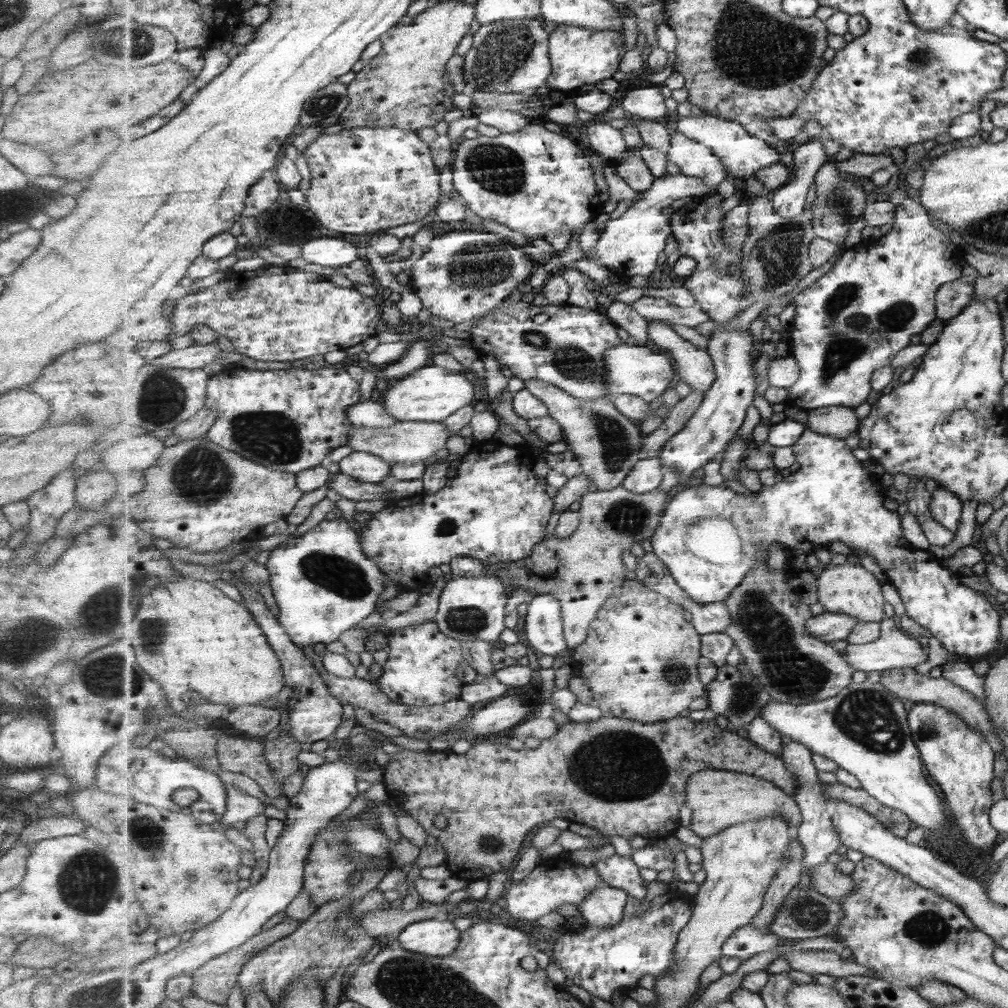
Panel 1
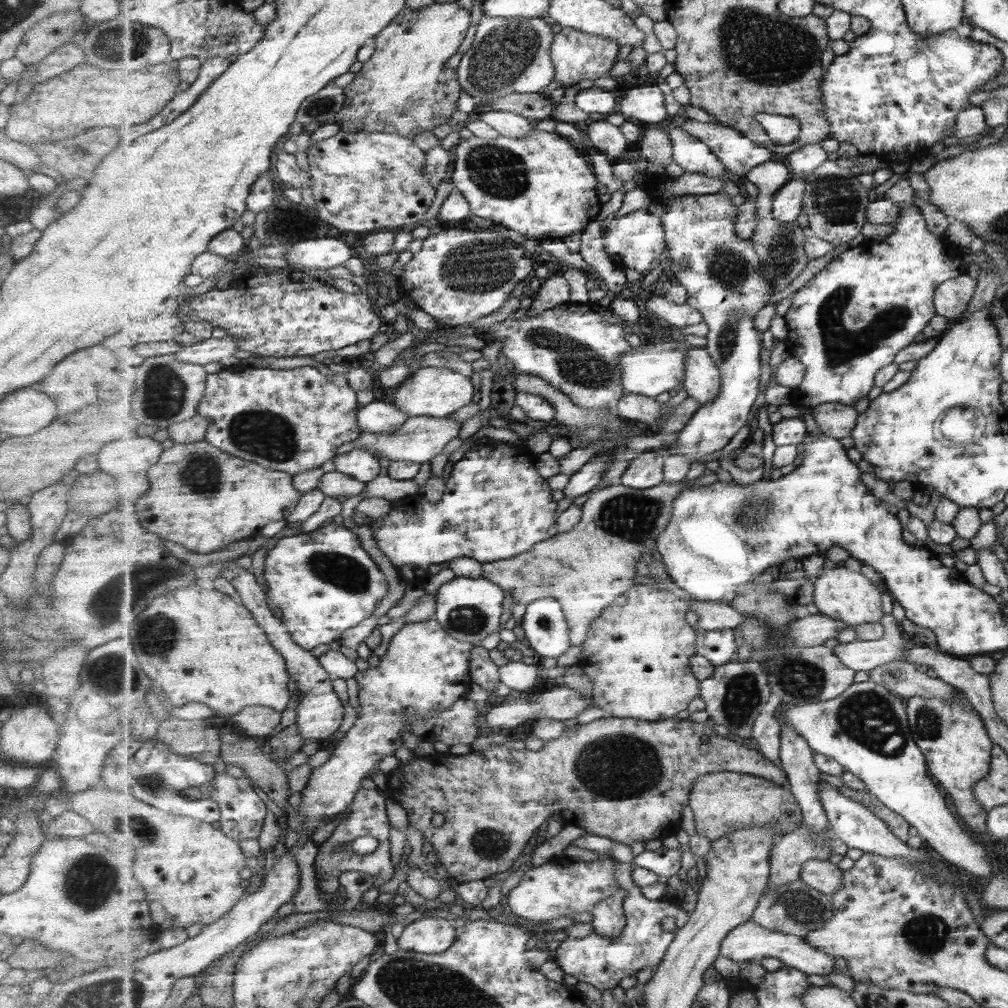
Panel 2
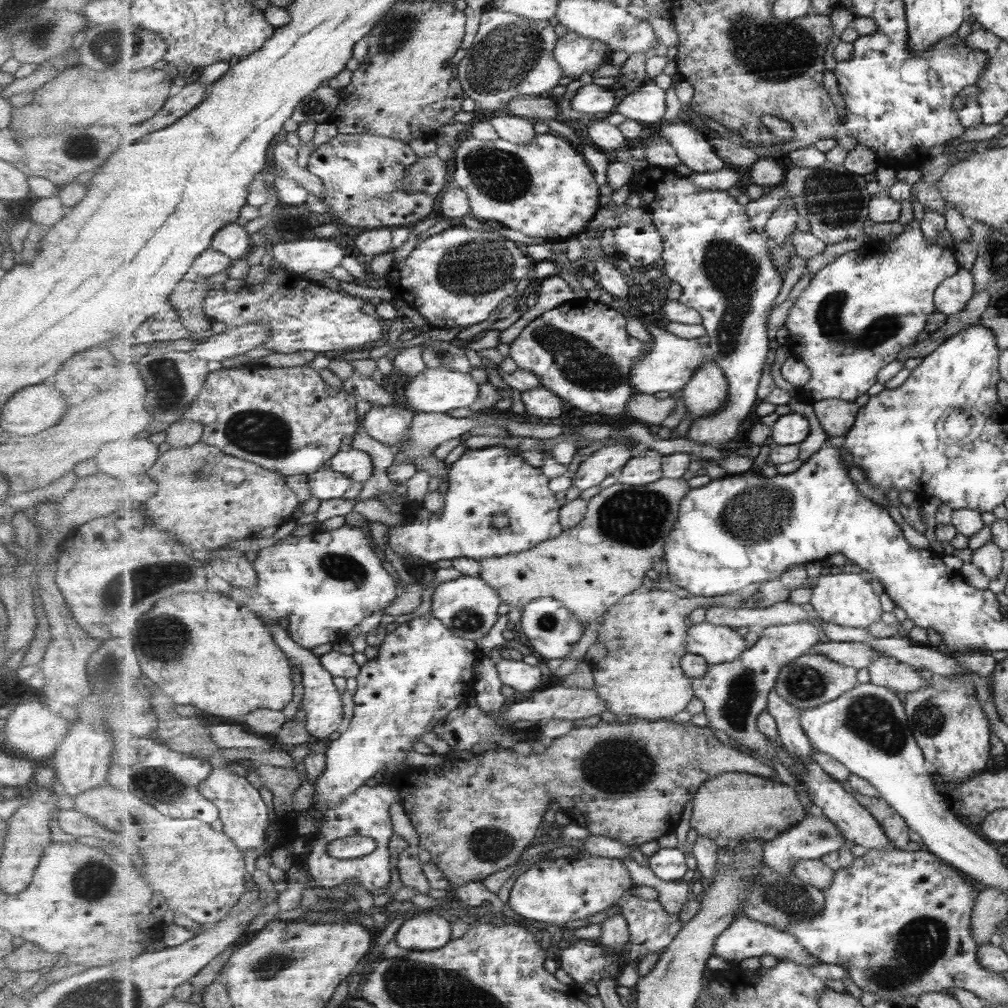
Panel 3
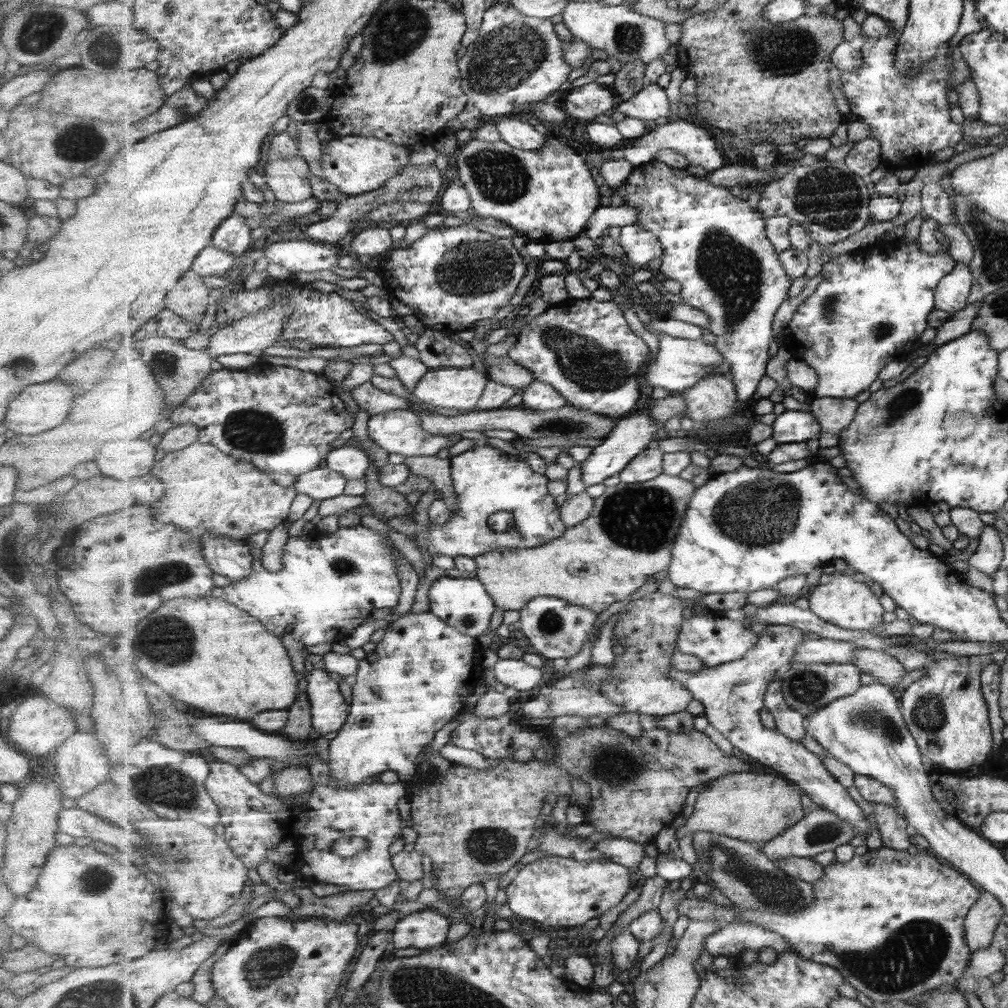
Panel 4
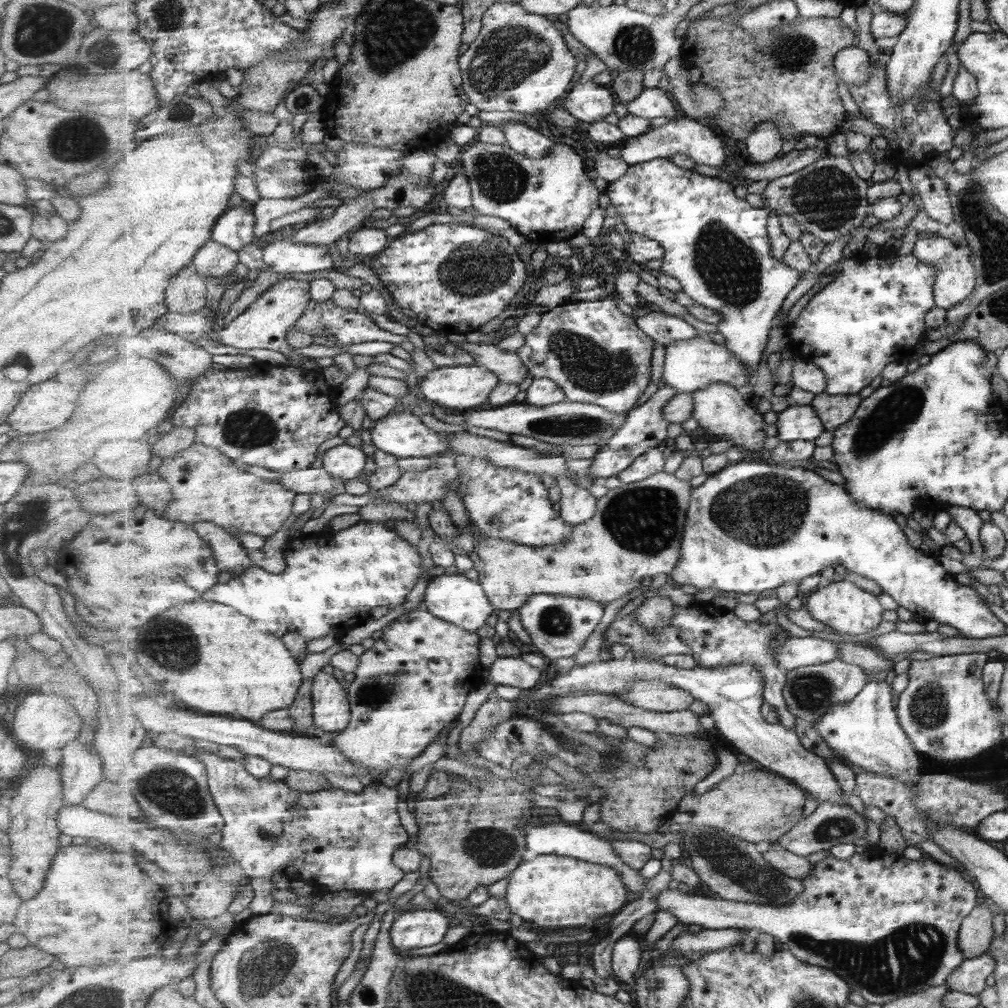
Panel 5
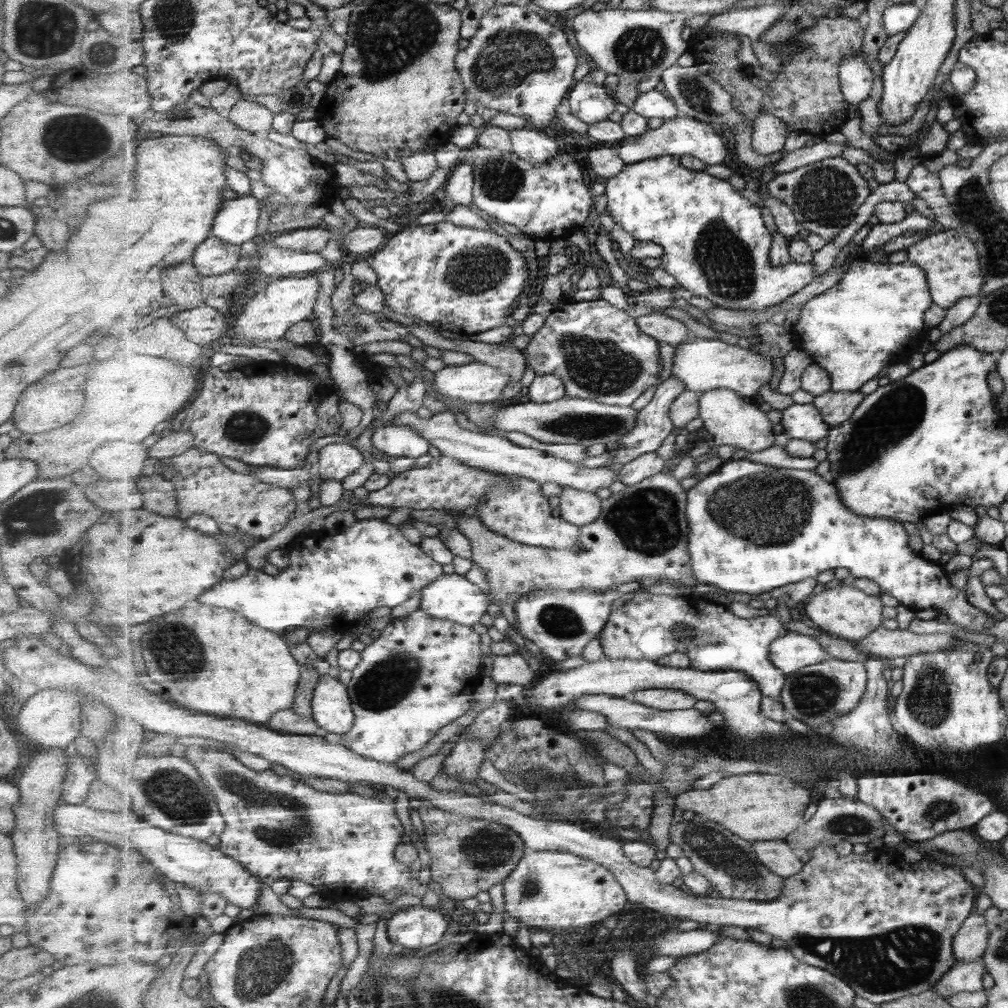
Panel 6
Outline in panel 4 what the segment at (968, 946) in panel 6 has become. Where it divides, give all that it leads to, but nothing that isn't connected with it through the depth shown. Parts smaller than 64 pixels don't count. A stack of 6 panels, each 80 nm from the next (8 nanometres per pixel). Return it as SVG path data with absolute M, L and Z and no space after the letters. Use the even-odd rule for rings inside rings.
M987 892L982 894L965 922L967 945L971 947L971 953L992 946L996 930L1001 920L1006 918L1006 914L999 899L995 899L993 894Z

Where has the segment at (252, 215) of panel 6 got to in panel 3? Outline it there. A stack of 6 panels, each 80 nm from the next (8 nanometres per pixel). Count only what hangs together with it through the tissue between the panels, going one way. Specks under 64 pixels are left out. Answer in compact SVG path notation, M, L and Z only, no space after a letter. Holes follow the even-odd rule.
M231 223L215 235L212 248L237 260L245 258L251 252L253 243L246 228Z

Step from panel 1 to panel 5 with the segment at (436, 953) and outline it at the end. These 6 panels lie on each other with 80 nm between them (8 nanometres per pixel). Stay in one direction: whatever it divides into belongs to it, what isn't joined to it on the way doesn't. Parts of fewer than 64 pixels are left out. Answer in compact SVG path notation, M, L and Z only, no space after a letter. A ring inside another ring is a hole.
M433 906L405 911L395 920L390 936L393 946L401 950L425 948L443 942L451 926L450 916Z

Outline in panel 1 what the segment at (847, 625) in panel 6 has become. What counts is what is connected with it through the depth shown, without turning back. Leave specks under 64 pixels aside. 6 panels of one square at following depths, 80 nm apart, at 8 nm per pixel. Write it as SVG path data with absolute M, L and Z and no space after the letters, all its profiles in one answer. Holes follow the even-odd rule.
M843 563L841 565L829 564L818 572L818 595L819 603L826 612L833 614L845 614L858 618L859 622L881 622L886 619L883 606L883 590L881 582L875 576L857 564Z

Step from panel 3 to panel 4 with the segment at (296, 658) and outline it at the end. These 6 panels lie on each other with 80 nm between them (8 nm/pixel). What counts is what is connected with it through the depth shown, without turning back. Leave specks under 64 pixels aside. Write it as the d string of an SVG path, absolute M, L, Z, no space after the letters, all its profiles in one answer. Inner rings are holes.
M325 668L311 669L307 676L312 725L321 734L341 730L350 714L350 706L339 690L339 680L335 680L329 673Z

